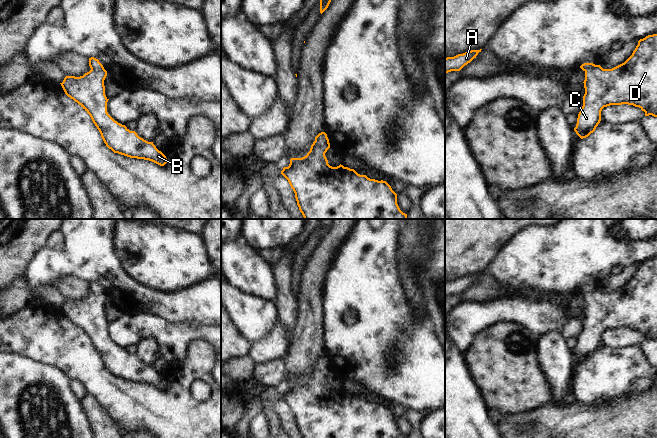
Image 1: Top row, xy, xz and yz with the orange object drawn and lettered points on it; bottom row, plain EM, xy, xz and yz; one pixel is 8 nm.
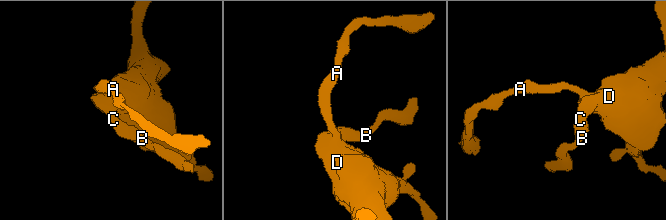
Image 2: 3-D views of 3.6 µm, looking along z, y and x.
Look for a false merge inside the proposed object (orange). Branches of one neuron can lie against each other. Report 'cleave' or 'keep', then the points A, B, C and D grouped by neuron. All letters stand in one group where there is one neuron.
keep; groups A B C D

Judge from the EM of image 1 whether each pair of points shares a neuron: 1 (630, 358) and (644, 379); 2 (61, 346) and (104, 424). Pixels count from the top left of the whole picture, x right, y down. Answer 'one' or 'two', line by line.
1: one
2: two

